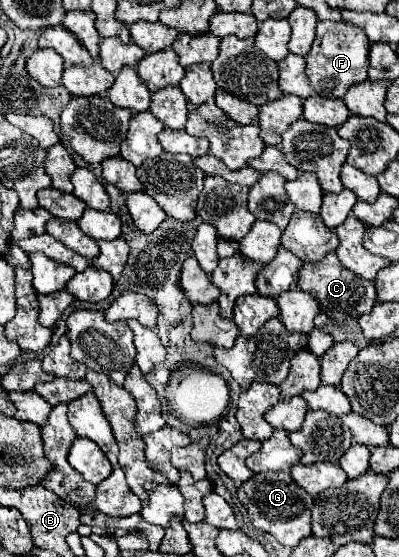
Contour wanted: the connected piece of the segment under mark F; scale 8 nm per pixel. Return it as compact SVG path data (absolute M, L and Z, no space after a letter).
M346 20L318 22L316 38L306 56L306 74L316 94L324 98L342 98L352 84L364 82L368 78L368 52L370 40L364 36L362 30L358 30L358 26Z

